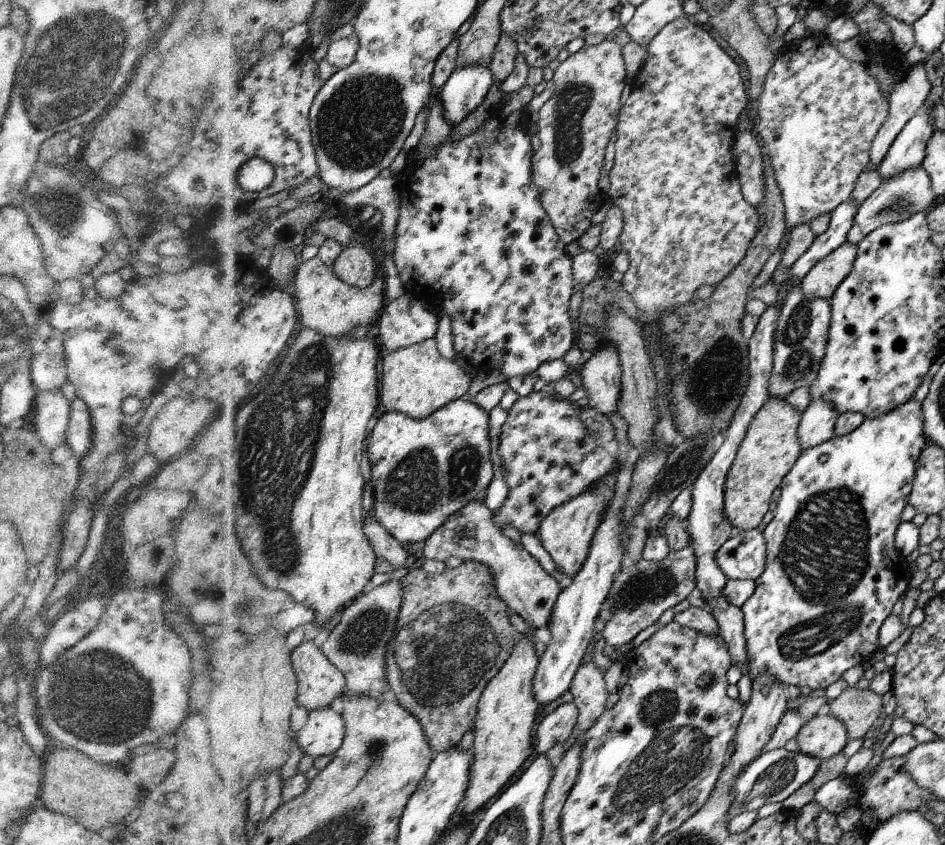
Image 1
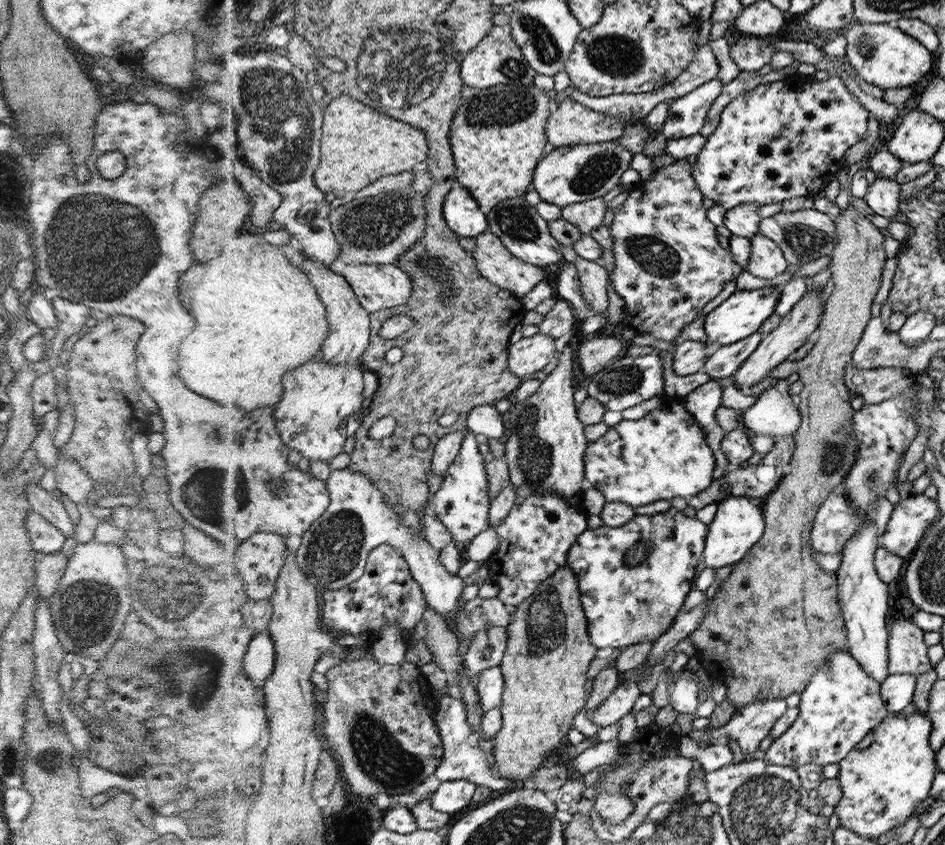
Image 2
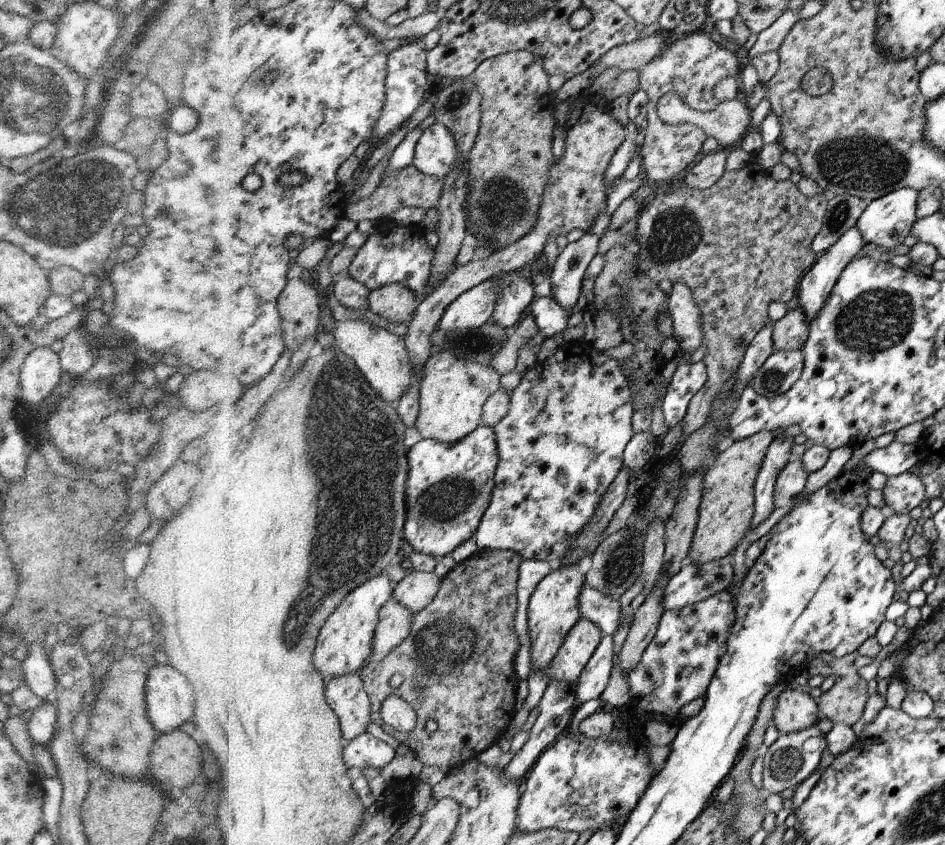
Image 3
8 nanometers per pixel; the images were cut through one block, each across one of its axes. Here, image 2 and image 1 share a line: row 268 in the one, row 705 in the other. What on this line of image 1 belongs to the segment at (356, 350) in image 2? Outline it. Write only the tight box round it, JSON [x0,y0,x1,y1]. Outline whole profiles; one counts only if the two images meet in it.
[294,641,347,711]

